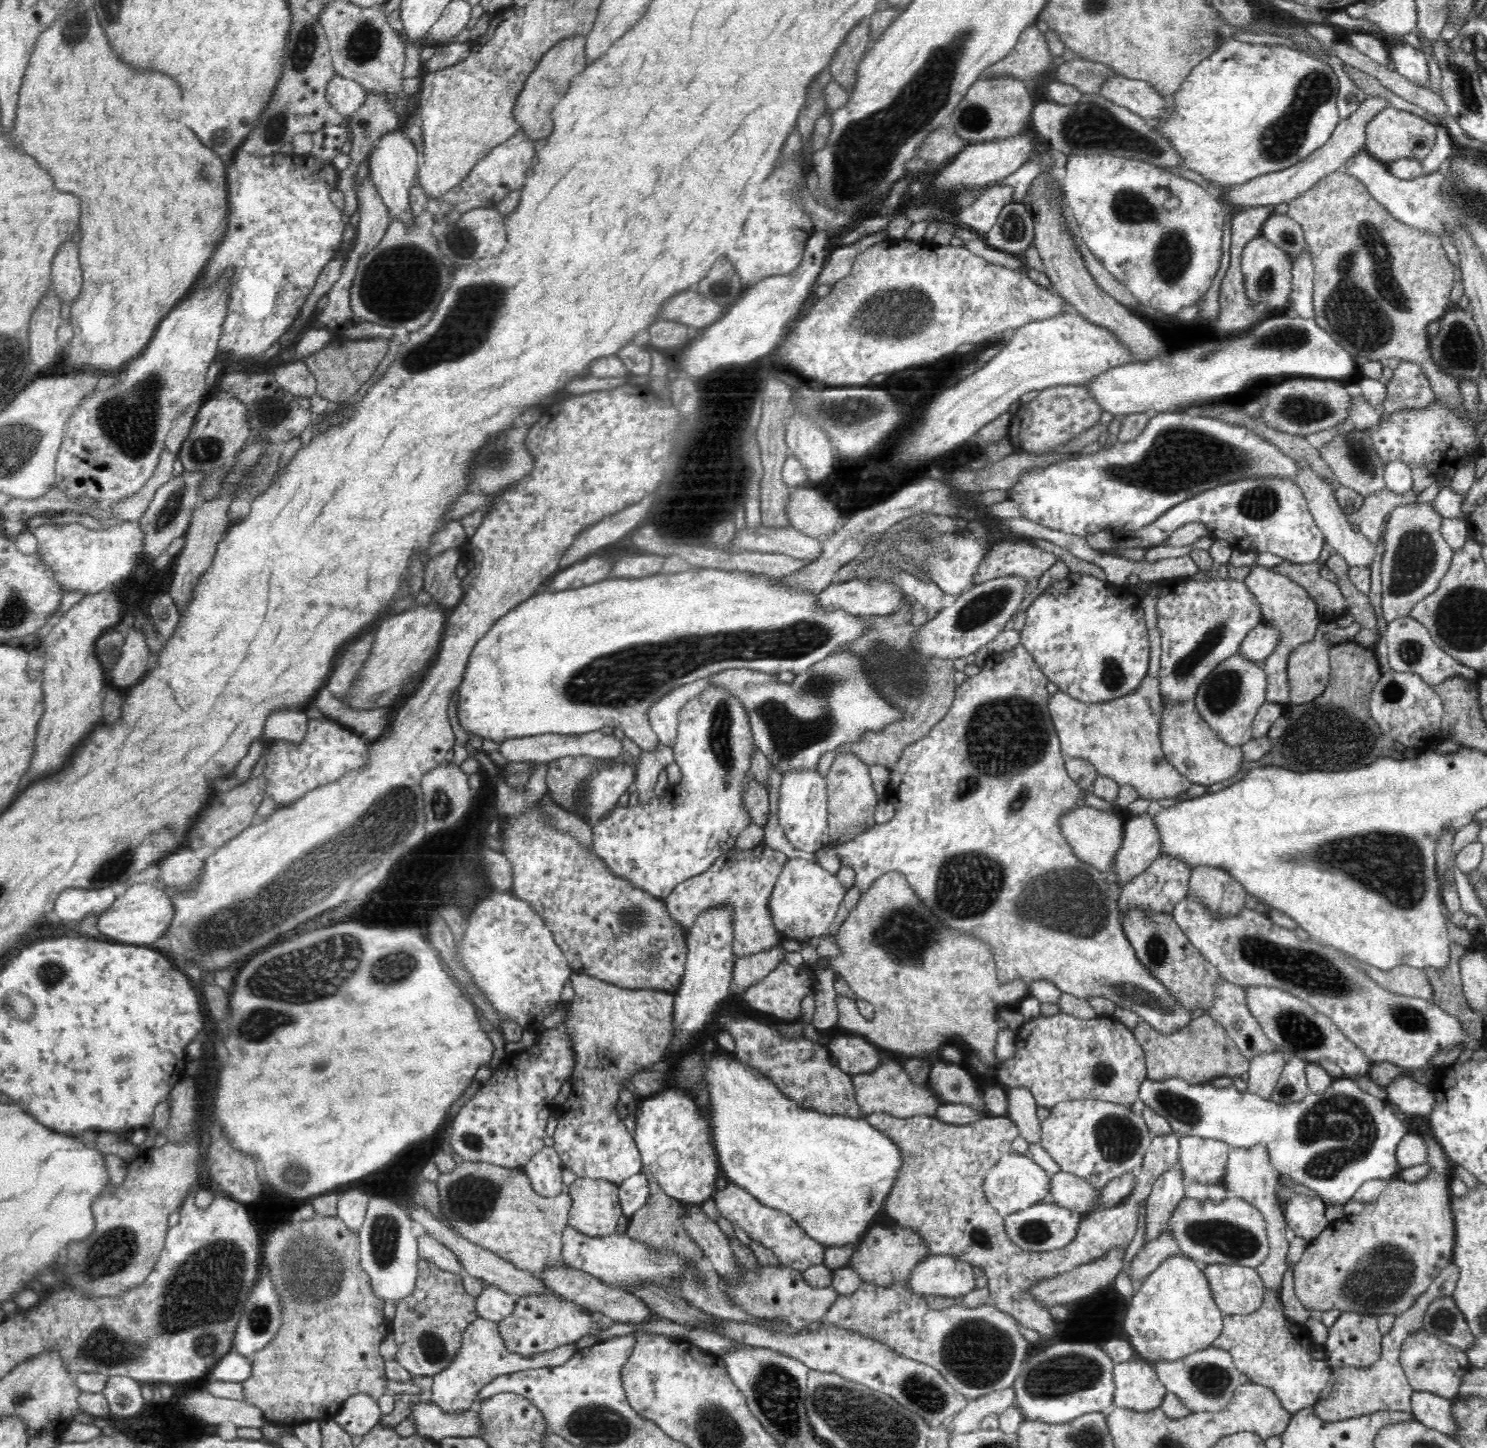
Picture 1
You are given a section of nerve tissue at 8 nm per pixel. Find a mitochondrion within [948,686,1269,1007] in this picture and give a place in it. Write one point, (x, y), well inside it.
(1005, 736)

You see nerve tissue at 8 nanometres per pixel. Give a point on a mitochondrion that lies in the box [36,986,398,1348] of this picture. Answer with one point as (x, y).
(308, 1263)

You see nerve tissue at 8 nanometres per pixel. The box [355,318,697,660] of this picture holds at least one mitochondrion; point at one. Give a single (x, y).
(499, 457)

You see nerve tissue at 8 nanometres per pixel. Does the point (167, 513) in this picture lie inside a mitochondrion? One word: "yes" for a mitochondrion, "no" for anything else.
yes

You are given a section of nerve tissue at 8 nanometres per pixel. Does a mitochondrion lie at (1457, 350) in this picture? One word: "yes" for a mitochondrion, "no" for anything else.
yes

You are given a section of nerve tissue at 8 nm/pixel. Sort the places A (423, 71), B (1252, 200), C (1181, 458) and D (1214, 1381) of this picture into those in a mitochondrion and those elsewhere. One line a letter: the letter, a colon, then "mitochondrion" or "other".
A: other
B: other
C: mitochondrion
D: mitochondrion

